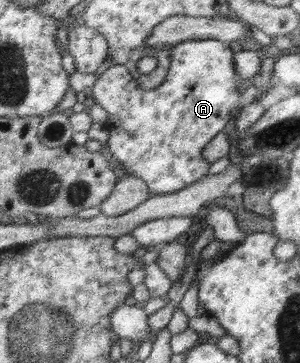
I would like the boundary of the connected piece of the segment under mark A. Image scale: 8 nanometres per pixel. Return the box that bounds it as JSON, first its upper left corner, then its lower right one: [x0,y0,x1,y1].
[93,38,239,194]

